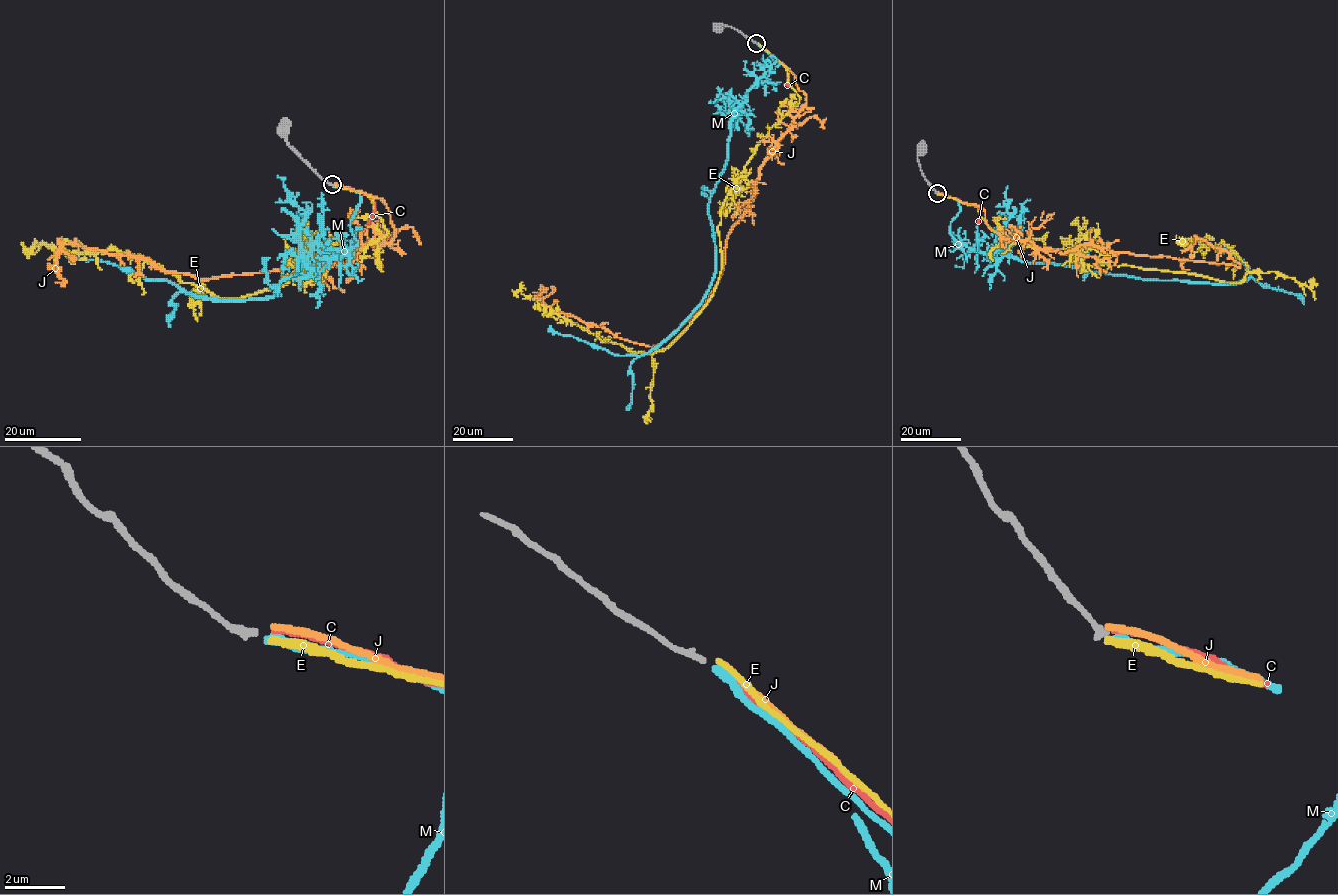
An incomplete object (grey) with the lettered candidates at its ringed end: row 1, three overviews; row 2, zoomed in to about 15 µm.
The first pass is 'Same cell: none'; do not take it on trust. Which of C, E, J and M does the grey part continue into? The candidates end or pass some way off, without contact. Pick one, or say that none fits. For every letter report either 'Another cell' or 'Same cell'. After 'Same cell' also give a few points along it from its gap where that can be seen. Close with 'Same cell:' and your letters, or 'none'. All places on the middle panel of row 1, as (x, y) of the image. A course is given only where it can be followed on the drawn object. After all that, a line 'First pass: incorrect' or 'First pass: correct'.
C: Same cell. Its course: (758, 44), (785, 67), (789, 85), (784, 84)
E: Another cell
J: Another cell
M: Another cell
Same cell: C
First pass: incorrect

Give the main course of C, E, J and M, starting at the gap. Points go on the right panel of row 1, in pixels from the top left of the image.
C: (938, 192), (975, 205), (979, 211), (978, 223)
E: (937, 193), (1075, 262), (1247, 272), (1224, 244), (1191, 249)
J: (937, 192), (979, 205), (990, 229), (1040, 248), (1094, 245), (1240, 266), (1197, 239), (1181, 266), (1189, 269)
M: (938, 193), (960, 207), (950, 234), (993, 258), (1139, 278), (1244, 281), (1249, 268), (1223, 247)

